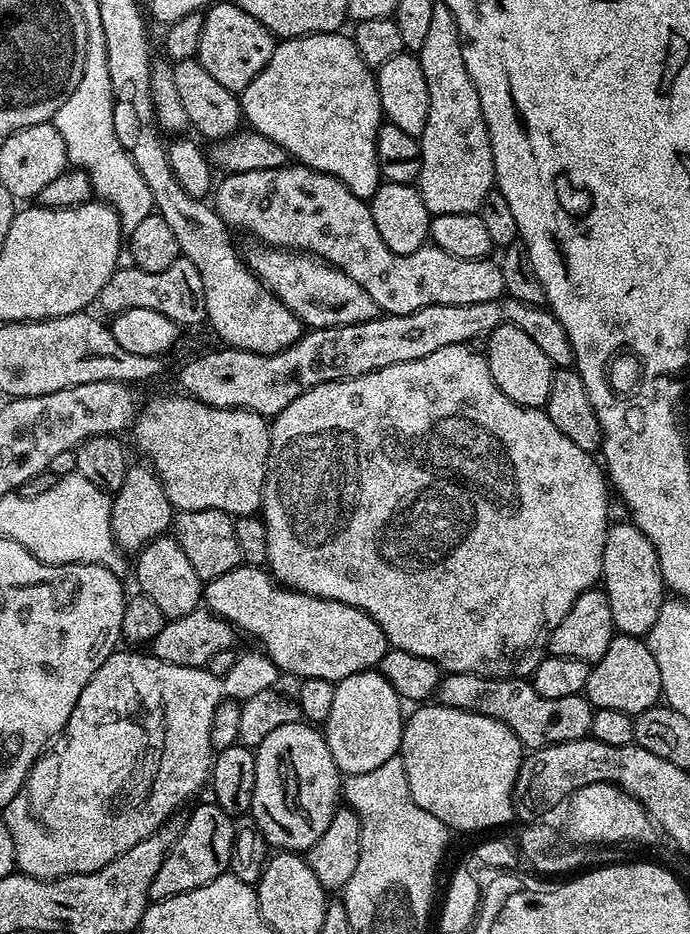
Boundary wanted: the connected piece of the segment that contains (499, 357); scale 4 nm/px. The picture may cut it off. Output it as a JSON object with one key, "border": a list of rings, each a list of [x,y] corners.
{"border":[[[503,324],[488,333],[489,350],[486,355],[488,375],[513,404],[521,404],[529,410],[540,410],[547,405],[550,394],[550,382],[554,365],[550,357],[542,354],[542,349],[527,335],[518,330],[518,326]]]}

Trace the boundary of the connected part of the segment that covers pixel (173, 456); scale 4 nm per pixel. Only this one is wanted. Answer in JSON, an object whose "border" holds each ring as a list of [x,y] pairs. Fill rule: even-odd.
{"border":[[[156,396],[148,405],[143,405],[131,425],[130,433],[136,439],[136,448],[148,452],[146,457],[157,478],[162,482],[166,498],[173,509],[222,510],[227,516],[255,516],[264,502],[264,479],[268,469],[268,454],[272,450],[272,433],[265,417],[245,408],[215,408],[197,400],[195,396]]]}

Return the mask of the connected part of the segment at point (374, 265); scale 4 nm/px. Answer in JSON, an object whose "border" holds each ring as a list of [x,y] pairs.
{"border":[[[289,162],[283,168],[234,172],[225,175],[223,179],[214,188],[214,207],[229,229],[241,228],[259,243],[306,252],[342,270],[347,276],[354,278],[354,282],[358,282],[358,286],[362,286],[362,290],[366,290],[370,298],[374,298],[381,313],[401,316],[417,312],[426,306],[490,302],[505,295],[502,270],[495,259],[454,258],[454,254],[446,254],[446,250],[435,246],[419,248],[414,254],[394,254],[394,250],[390,250],[390,246],[382,242],[378,226],[374,226],[369,201],[359,200],[341,180],[330,174]]]}

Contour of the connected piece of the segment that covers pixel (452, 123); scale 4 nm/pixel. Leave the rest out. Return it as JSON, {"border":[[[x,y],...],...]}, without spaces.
{"border":[[[437,2],[434,6],[426,42],[422,42],[418,55],[422,75],[425,76],[426,86],[430,90],[430,114],[426,118],[426,130],[422,130],[418,137],[422,150],[422,170],[418,181],[420,197],[432,216],[479,213],[486,194],[493,191],[496,182],[494,158],[482,106],[478,102],[478,90],[474,90],[474,82],[466,70],[466,62],[462,62],[458,22],[454,22],[454,14],[450,14],[450,10],[442,2]]]}

